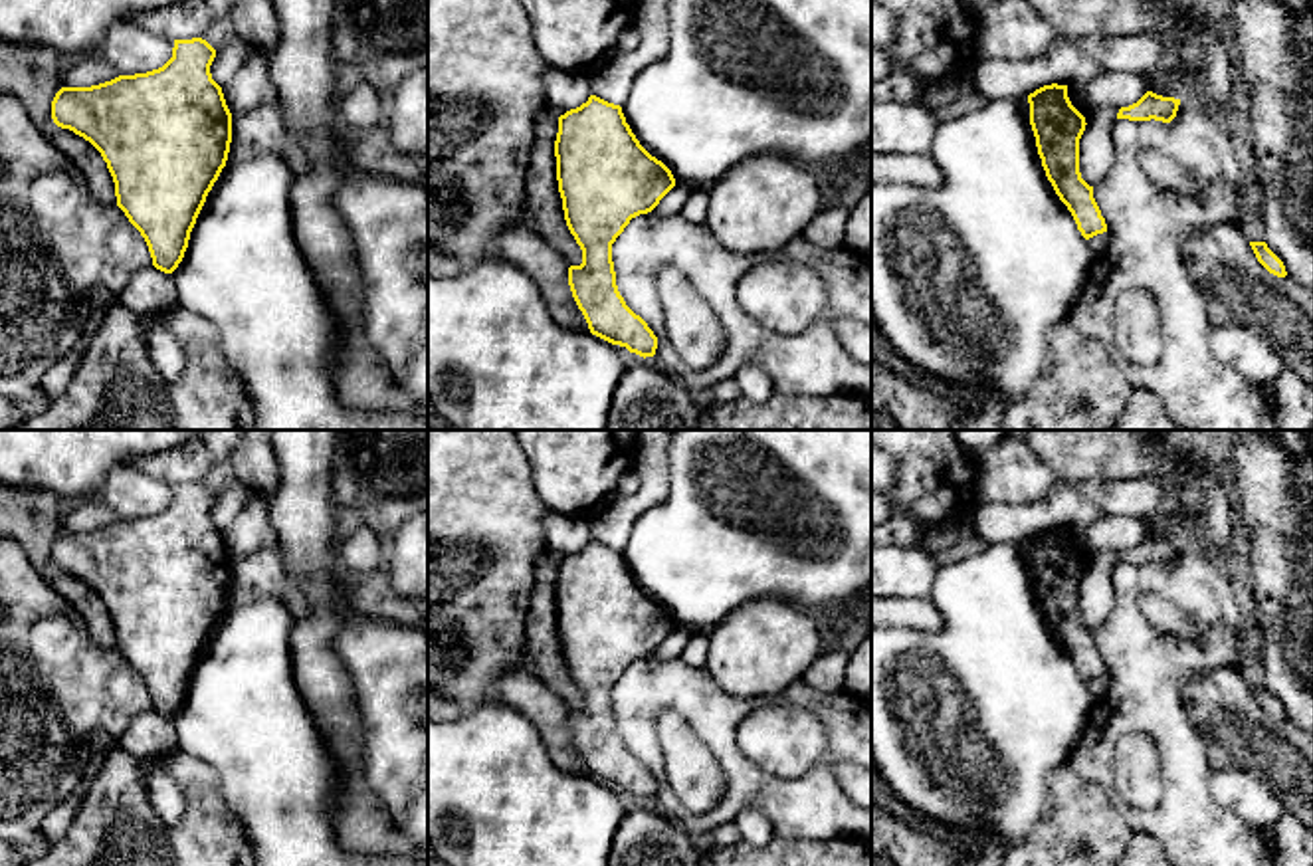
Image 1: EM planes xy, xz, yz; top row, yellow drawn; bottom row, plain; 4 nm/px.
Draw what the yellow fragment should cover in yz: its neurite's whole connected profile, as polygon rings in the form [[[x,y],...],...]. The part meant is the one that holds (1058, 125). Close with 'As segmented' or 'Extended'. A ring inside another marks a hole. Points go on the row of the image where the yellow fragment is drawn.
[[[1044,85],[1028,95],[1038,155],[1060,200],[1085,240],[1107,232],[1105,218],[1079,172],[1079,139],[1085,117],[1071,105],[1067,85]]]. As segmented

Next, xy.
[[[202,38],[174,40],[172,57],[162,67],[91,87],[61,87],[51,101],[53,123],[101,153],[115,182],[117,206],[145,238],[152,266],[164,273],[182,262],[230,153],[232,113],[210,73],[214,57],[216,50]]]. As segmented

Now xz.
[[[596,95],[558,117],[555,157],[564,220],[582,250],[582,264],[568,268],[572,297],[592,335],[654,357],[657,337],[618,291],[612,244],[675,178],[640,145],[622,107]]]. As segmented

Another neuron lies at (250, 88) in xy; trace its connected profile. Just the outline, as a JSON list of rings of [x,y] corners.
[[[250,46],[242,67],[222,87],[222,93],[232,115],[244,115],[259,105],[277,101],[277,91],[267,73],[267,54]]]

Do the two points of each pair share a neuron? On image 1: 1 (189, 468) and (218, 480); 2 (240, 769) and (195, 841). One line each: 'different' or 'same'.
1: different
2: different

